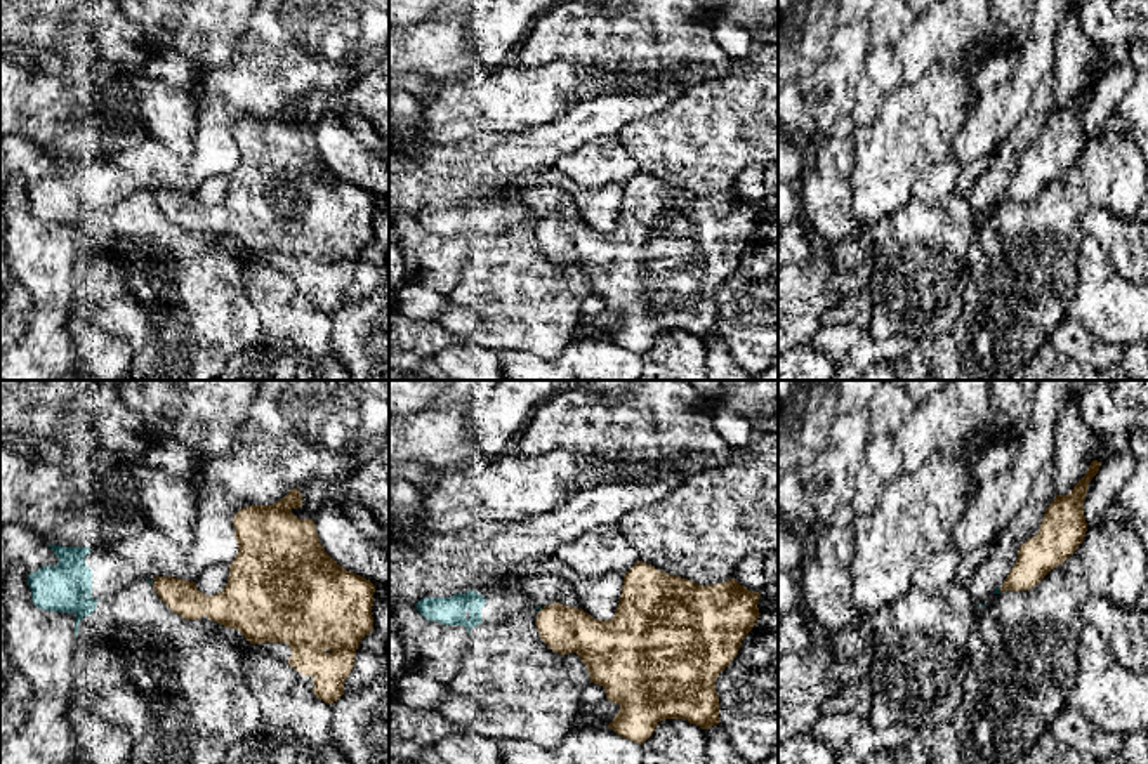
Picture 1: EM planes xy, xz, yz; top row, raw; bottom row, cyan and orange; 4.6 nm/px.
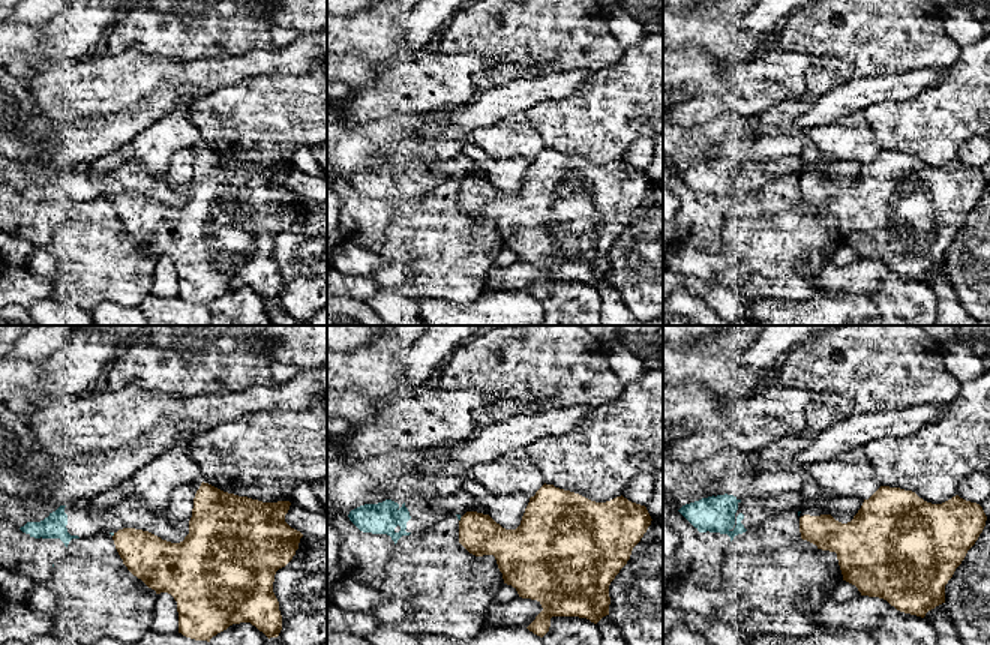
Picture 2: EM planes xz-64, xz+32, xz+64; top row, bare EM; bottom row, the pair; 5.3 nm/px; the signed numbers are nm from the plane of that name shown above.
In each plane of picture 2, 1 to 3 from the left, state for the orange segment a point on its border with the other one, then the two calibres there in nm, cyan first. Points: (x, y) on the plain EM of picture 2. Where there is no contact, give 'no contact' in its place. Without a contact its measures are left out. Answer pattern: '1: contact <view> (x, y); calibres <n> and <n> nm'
1: no contact
2: no contact
3: no contact

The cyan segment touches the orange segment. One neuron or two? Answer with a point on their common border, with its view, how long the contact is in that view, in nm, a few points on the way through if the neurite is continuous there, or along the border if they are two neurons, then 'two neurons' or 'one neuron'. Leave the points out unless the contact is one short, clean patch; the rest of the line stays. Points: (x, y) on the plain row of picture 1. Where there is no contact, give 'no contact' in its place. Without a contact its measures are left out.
contact xy (151, 193); length 30 nm; border xy (151, 191), (153, 195); two neurons

